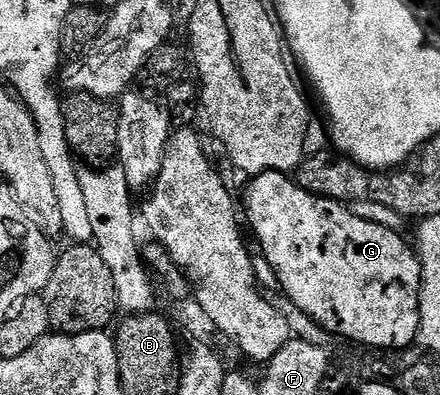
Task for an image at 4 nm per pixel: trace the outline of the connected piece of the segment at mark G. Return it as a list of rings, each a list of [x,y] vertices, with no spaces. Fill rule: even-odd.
[[[271,170],[270,172],[262,172],[261,174],[255,175],[251,179],[252,182],[248,186],[248,191],[244,194],[244,206],[242,202],[242,210],[248,213],[248,222],[252,225],[252,230],[256,233],[256,238],[260,241],[260,250],[264,253],[264,258],[268,261],[268,266],[270,269],[276,273],[276,278],[280,281],[279,289],[282,291],[283,295],[288,297],[290,300],[294,302],[298,306],[298,308],[302,308],[303,312],[313,318],[313,320],[317,321],[318,324],[322,326],[324,329],[328,329],[332,334],[339,336],[341,339],[349,338],[352,342],[361,342],[364,345],[364,348],[379,348],[381,350],[407,350],[409,347],[413,345],[412,341],[415,343],[417,341],[418,335],[420,333],[420,259],[413,247],[410,245],[409,239],[408,242],[404,239],[405,235],[403,233],[396,233],[391,231],[390,228],[384,228],[380,224],[370,223],[369,220],[358,219],[356,216],[352,216],[351,212],[348,211],[347,205],[343,202],[335,202],[334,200],[330,200],[329,198],[320,198],[316,194],[311,194],[310,192],[306,192],[303,188],[297,184],[288,174],[279,174],[278,172],[274,172]]]

